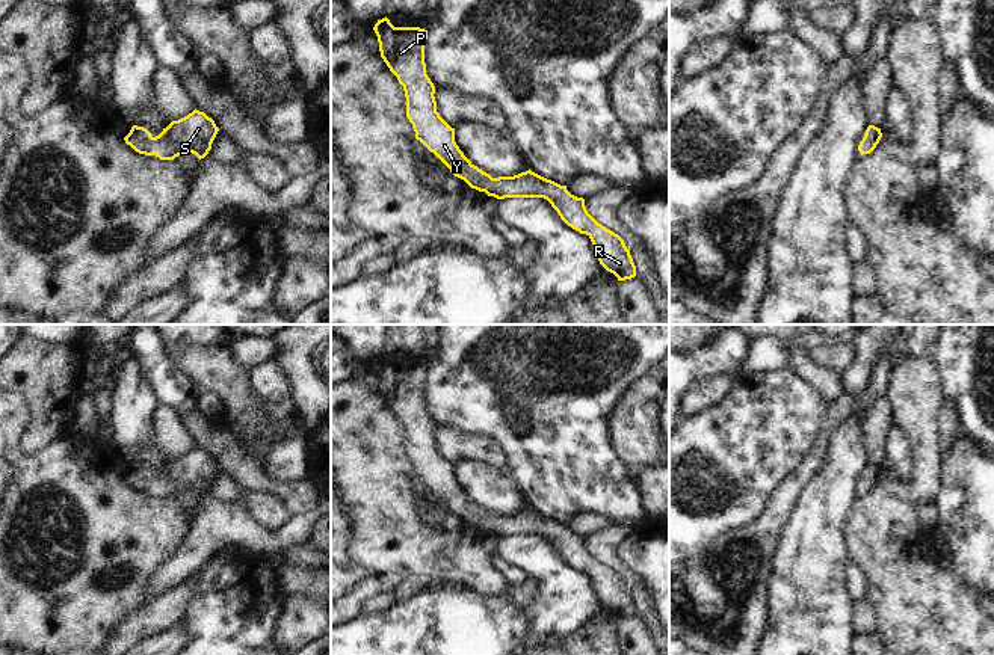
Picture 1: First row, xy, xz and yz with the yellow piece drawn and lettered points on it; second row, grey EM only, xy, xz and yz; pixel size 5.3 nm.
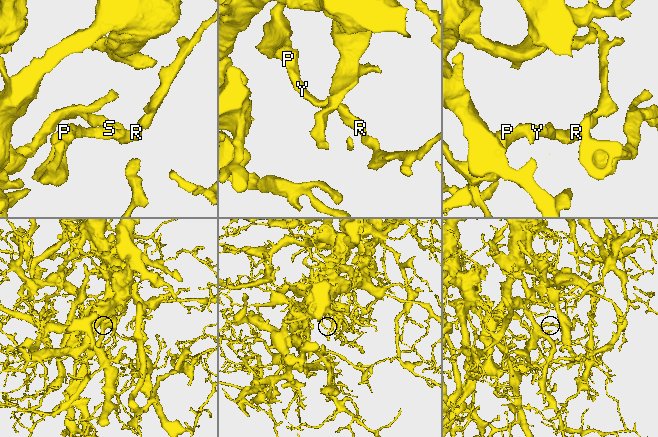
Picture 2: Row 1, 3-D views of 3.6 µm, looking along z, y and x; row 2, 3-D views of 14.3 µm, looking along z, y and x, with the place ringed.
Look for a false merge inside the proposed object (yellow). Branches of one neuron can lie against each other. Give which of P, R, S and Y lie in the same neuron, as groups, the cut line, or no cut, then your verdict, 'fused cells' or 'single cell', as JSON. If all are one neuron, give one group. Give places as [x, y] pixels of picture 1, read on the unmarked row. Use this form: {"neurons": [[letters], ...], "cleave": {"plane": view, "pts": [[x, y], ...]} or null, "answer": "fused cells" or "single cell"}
{"neurons": [["P", "R", "S", "Y"]], "cleave": null, "answer": "single cell"}

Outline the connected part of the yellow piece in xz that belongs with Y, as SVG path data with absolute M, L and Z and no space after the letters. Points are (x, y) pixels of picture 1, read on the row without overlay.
M385 355L373 365L381 395L403 424L406 456L412 462L415 477L434 490L450 510L471 527L497 537L544 536L560 557L586 572L597 590L600 602L618 619L636 614L636 604L624 578L598 561L586 548L585 537L571 533L566 524L547 518L530 507L514 515L492 516L474 504L455 480L452 466L437 450L435 424L426 412L424 382L428 368L420 365L394 365Z

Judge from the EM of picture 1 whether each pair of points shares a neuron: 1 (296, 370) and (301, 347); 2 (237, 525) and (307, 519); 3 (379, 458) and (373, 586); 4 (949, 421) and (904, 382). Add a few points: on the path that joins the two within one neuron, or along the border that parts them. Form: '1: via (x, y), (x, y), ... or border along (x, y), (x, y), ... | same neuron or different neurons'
1: via (296, 364), (296, 353) | same neuron
2: via (254, 538), (284, 538), (290, 533) | same neuron
3: border along (401, 574), (369, 574), (366, 577) | different neurons
4: border along (947, 396), (938, 414), (937, 447) | different neurons

